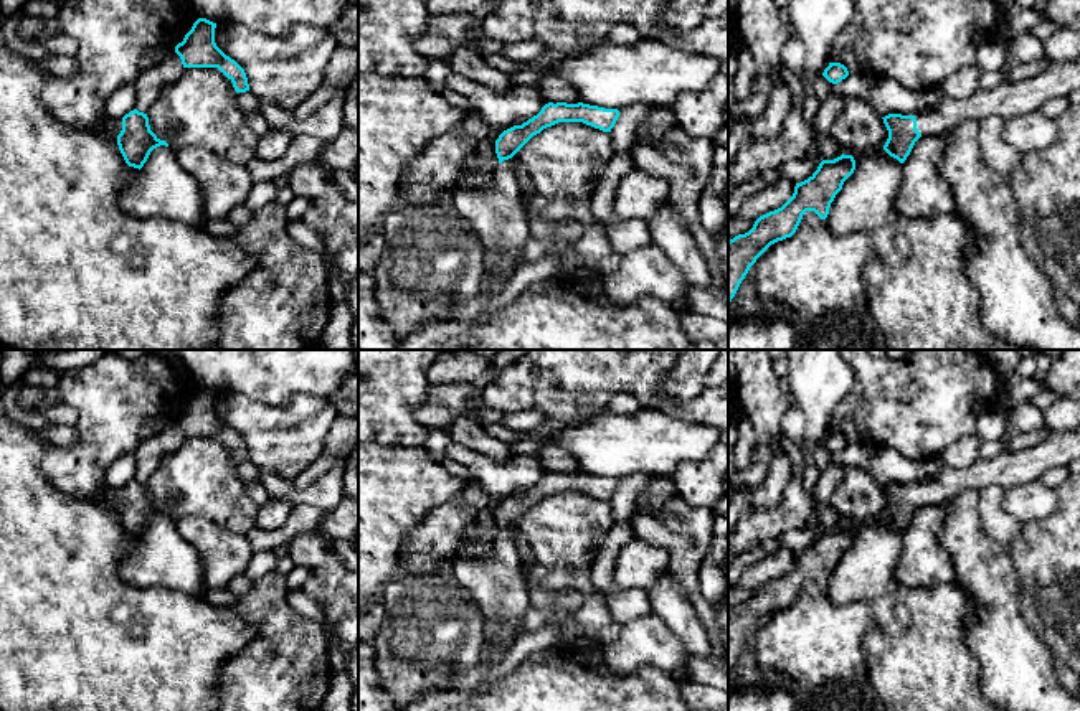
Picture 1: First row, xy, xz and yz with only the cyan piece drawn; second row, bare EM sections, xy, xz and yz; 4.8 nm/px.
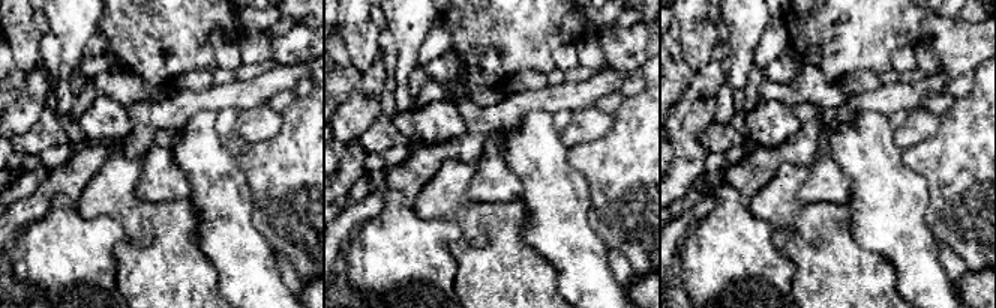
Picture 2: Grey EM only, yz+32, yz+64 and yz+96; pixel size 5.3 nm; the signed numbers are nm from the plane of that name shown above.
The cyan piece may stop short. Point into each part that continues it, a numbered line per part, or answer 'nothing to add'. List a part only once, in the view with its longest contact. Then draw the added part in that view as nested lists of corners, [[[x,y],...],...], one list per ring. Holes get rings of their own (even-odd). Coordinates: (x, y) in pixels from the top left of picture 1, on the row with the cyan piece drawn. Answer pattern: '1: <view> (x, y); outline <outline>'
1: yz (1009, 99); outline [[[1080,59],[1050,64],[1040,74],[1019,82],[1002,81],[994,89],[978,87],[963,99],[945,96],[933,109],[913,115],[921,137],[945,135],[964,120],[981,122],[991,115],[1009,120],[1040,111],[1049,99],[1068,97],[1075,89],[1080,89]]]

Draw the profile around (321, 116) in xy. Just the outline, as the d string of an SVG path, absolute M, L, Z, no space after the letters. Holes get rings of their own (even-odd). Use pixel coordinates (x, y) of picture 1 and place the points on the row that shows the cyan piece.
M324 84L294 111L282 111L269 102L259 102L259 112L268 120L269 130L296 135L310 135L332 142L345 127L343 102L347 91Z

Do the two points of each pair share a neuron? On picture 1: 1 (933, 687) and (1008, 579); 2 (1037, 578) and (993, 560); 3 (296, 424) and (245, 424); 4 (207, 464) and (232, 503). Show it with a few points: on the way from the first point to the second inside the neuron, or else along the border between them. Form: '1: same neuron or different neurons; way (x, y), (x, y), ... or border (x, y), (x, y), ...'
1: different neurons; border (971, 602), (975, 622), (966, 645), (981, 677)
2: different neurons; border (1006, 548), (1019, 576), (1019, 607)
3: same neuron; way (283, 424), (258, 424)
4: same neuron; way (207, 474), (207, 479), (222, 494)

